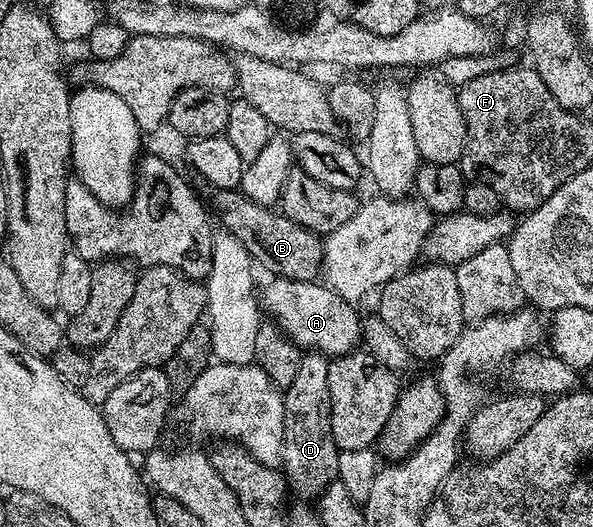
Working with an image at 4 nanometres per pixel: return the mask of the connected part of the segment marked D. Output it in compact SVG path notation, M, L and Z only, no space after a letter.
M308 351L303 354L298 363L298 371L294 374L294 383L290 383L283 390L284 395L284 446L282 447L282 472L287 485L292 493L300 501L312 501L315 502L319 498L320 494L324 492L324 488L327 485L331 485L333 481L338 478L338 455L340 450L337 449L334 443L334 435L330 431L330 367L328 366L329 358L325 357L323 353L318 353L315 351Z

